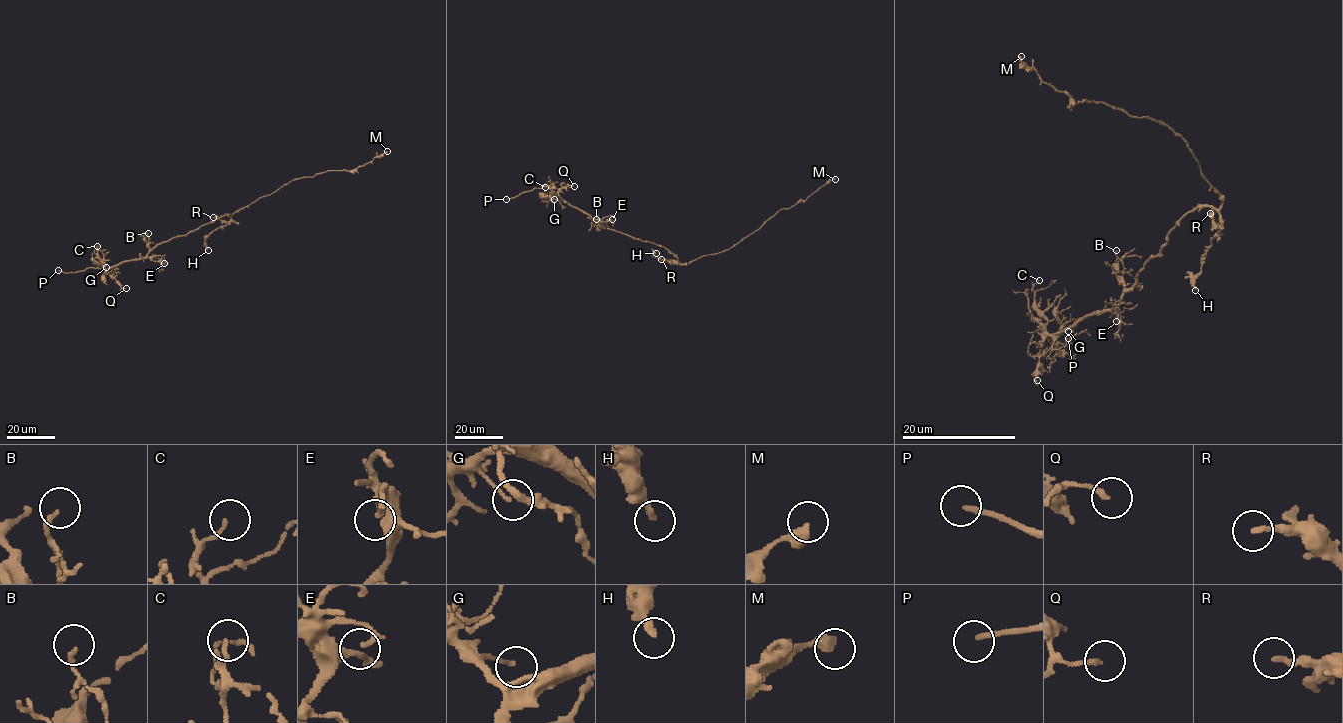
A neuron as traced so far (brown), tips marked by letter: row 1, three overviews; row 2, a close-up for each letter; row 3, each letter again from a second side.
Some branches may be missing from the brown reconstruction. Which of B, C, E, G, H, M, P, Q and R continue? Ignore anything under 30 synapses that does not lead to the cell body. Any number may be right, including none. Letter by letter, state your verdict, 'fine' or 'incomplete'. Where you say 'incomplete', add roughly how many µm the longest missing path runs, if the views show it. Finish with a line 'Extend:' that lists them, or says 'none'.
B: fine
C: fine
E: fine
G: fine
H: fine
M: fine
P: incomplete; missing 25 µm
Q: fine
R: fine
Extend: P

